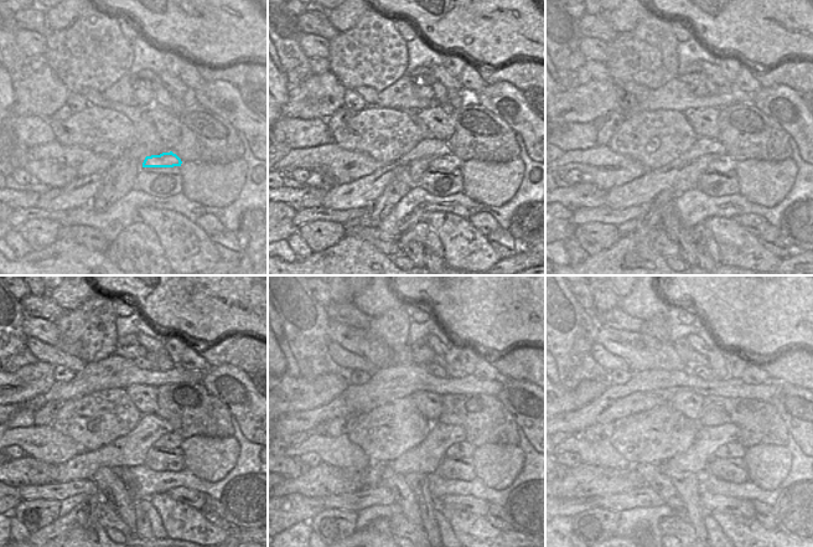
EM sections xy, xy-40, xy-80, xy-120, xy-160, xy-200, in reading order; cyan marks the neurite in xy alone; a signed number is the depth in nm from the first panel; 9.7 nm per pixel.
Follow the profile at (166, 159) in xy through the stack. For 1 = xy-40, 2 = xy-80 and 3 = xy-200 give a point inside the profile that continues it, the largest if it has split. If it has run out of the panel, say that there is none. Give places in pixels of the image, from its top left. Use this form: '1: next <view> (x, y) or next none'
1: next xy-40 (446, 164)
2: next xy-80 (724, 164)
3: next xy-200 (729, 450)

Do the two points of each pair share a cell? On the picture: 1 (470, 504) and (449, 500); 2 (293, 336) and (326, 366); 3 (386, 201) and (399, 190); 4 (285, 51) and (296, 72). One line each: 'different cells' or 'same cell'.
1: same cell
2: same cell
3: same cell
4: same cell

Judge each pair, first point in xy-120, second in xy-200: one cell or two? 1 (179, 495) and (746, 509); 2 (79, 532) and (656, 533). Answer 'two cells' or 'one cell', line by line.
1: one cell
2: one cell

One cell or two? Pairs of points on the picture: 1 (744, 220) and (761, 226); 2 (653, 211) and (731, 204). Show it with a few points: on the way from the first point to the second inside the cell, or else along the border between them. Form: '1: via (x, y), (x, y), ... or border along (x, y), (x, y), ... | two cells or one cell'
1: via (747, 221), (757, 225) | one cell
2: border along (683, 191), (673, 202) | two cells

